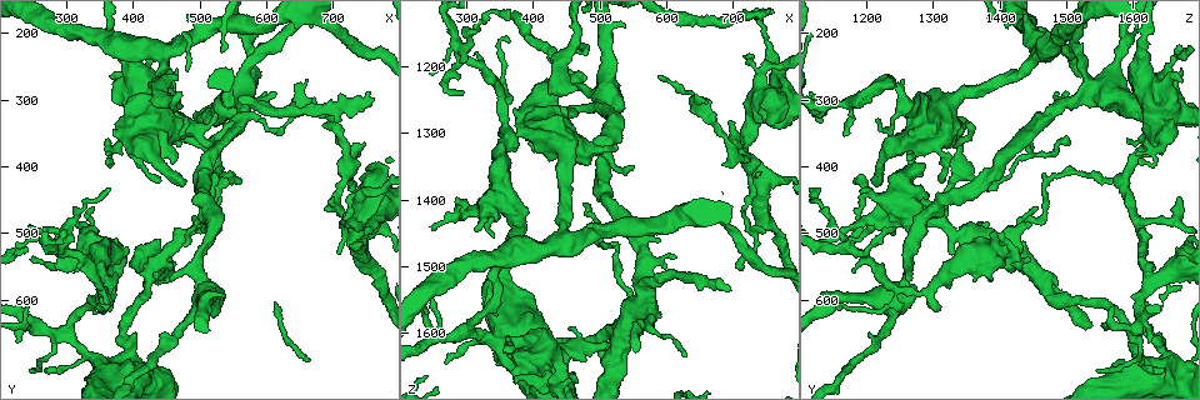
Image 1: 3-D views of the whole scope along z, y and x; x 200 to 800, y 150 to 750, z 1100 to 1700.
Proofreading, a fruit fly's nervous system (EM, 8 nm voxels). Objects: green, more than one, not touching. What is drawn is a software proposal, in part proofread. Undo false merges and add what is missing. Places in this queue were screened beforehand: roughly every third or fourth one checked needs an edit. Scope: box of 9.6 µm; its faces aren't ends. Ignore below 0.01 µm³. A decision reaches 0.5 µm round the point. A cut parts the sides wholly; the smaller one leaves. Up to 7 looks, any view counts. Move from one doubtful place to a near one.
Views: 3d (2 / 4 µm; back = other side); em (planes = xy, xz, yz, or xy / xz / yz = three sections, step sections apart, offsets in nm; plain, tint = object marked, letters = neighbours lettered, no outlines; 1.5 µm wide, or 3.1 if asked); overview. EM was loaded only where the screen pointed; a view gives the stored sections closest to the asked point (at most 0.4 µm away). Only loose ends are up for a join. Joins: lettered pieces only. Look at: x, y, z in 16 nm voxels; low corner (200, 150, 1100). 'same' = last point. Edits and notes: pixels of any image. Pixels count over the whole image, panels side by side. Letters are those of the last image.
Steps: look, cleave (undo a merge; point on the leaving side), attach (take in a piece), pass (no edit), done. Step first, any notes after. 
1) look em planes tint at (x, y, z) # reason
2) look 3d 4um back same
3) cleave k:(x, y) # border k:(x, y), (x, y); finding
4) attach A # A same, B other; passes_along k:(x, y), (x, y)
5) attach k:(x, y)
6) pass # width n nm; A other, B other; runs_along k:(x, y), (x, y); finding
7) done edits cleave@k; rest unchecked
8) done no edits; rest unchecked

look em xz step 4 letters at (360, 395, 1615) # branch stops here

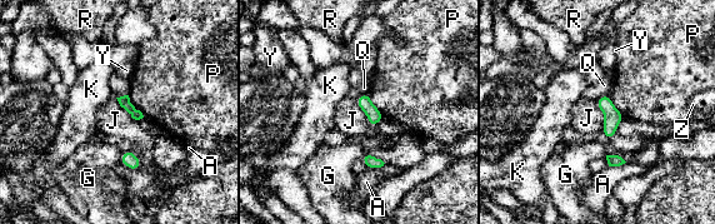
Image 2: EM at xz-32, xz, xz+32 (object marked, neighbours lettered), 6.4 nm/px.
look em planes letters same

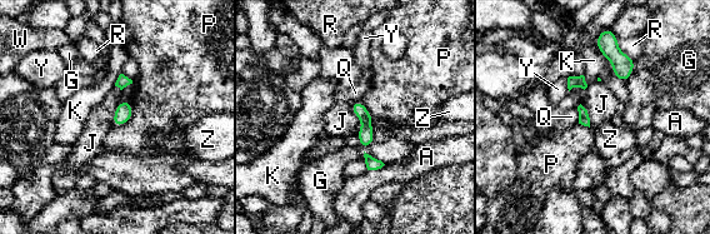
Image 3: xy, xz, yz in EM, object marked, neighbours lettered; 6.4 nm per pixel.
pass # longest_contact P 200 nm; A other, G other, J other, K other, P other, Q other, R other, W other, Y other, Z other; runs_along 3:(358, 104), (365, 118), (364, 144); none of them fits

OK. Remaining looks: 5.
look em planes letters at (455, 565, 1260) # free end

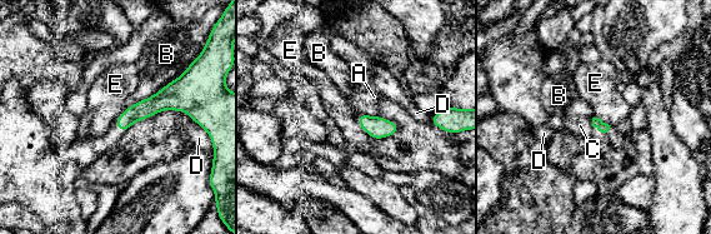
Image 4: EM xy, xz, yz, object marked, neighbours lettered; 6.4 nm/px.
pass # A other, B other, C other, D other, E other; border 4:(356, 115), (359, 125), (374, 139); no lettered piece goes on from it

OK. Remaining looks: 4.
look 3d 4um at (475, 430, 1215) # an open end

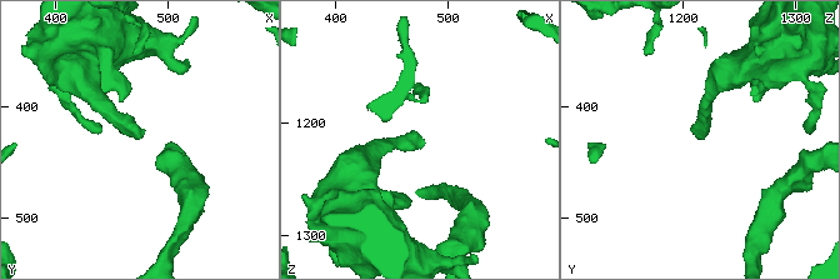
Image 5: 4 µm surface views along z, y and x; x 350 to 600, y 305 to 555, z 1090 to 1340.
look em planes letters at (478, 430, 1216) # now the EM

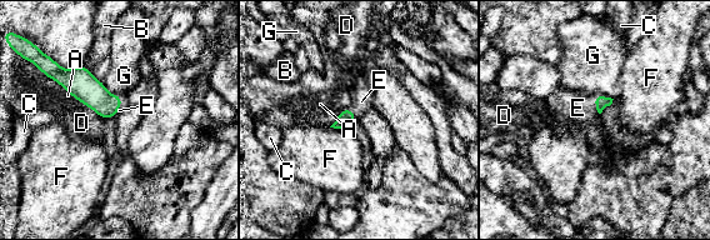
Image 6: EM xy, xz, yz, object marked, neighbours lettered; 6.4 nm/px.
attach E # A other, B other, C other, D other, E same, F other, G other; the neuron continues

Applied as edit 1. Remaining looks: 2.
done edits attach@6; rest unchecked

